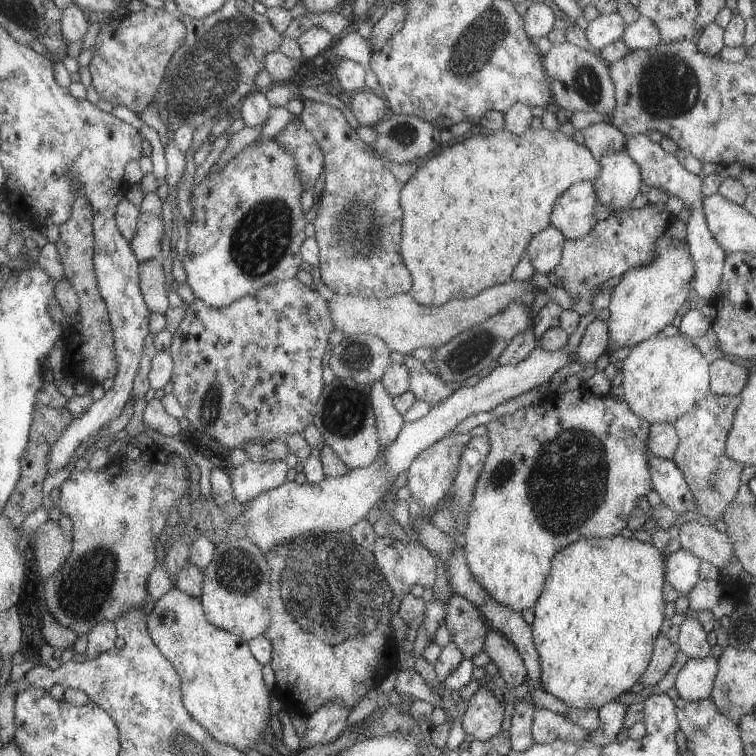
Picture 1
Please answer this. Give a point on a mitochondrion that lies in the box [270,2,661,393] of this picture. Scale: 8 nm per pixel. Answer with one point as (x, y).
(481, 41)

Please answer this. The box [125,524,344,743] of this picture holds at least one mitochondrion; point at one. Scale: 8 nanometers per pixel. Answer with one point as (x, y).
(237, 571)

